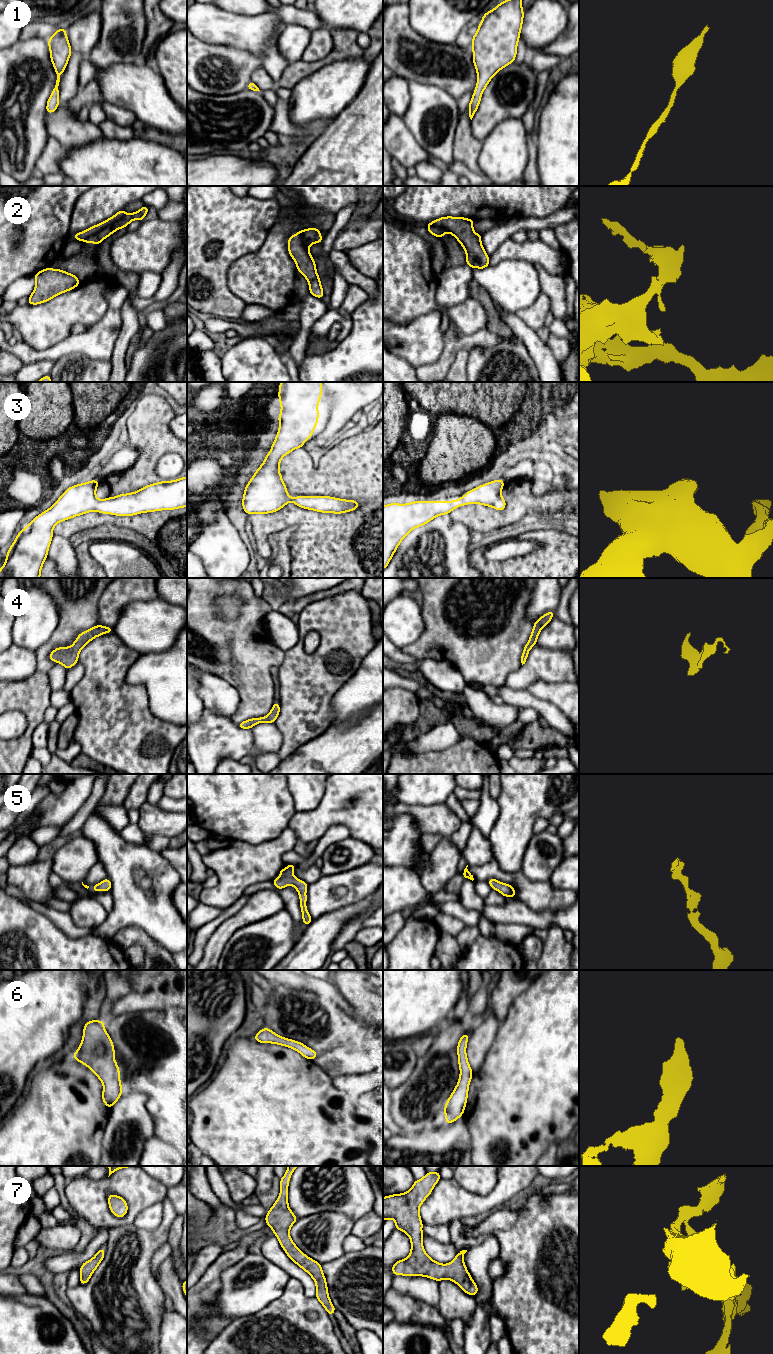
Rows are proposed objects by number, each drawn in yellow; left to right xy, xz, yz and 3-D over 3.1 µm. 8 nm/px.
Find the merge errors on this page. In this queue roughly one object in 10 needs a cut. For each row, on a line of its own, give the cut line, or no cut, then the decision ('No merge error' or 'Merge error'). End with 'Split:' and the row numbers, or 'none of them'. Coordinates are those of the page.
1: No split. No merge error
2: Split along xy (126, 214), (84, 240). Merge error
3: No split. No merge error
4: No split. No merge error
5: No split. No merge error
6: No split. No merge error
7: No split. No merge error
Split: 2

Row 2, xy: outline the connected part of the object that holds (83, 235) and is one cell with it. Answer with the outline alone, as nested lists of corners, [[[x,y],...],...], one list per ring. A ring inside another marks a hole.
[[[124,209],[120,210],[119,212],[117,212],[111,218],[109,218],[109,219],[107,219],[107,220],[105,220],[105,221],[95,225],[95,226],[92,226],[91,228],[89,228],[89,229],[87,229],[85,231],[73,234],[74,239],[77,240],[77,241],[86,240],[90,236],[98,233],[103,228],[105,228],[105,227],[109,226],[110,224],[122,219],[125,215],[126,215],[125,210]]]

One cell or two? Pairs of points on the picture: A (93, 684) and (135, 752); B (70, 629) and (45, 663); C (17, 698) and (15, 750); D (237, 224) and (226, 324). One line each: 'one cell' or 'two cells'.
A: one cell
B: one cell
C: one cell
D: two cells

